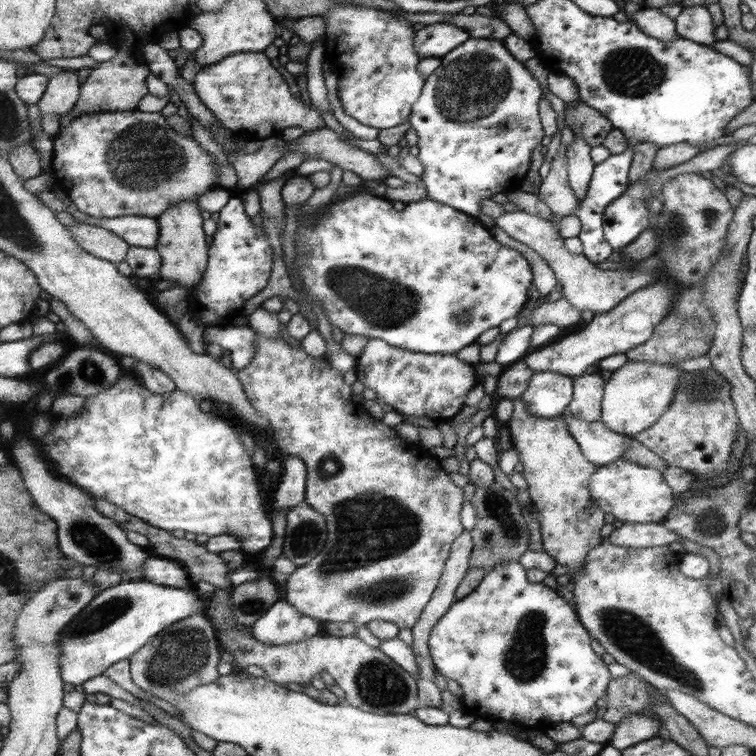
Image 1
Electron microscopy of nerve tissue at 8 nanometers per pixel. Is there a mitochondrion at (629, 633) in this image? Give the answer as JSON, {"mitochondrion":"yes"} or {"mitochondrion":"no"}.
{"mitochondrion":"yes"}

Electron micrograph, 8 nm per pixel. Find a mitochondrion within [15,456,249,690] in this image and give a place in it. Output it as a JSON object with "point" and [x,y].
{"point":[93,541]}

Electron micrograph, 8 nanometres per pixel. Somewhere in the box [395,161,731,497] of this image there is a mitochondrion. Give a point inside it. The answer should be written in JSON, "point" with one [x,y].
{"point":[674,232]}

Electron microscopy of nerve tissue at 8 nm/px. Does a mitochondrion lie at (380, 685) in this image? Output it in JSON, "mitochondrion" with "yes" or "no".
{"mitochondrion":"yes"}

